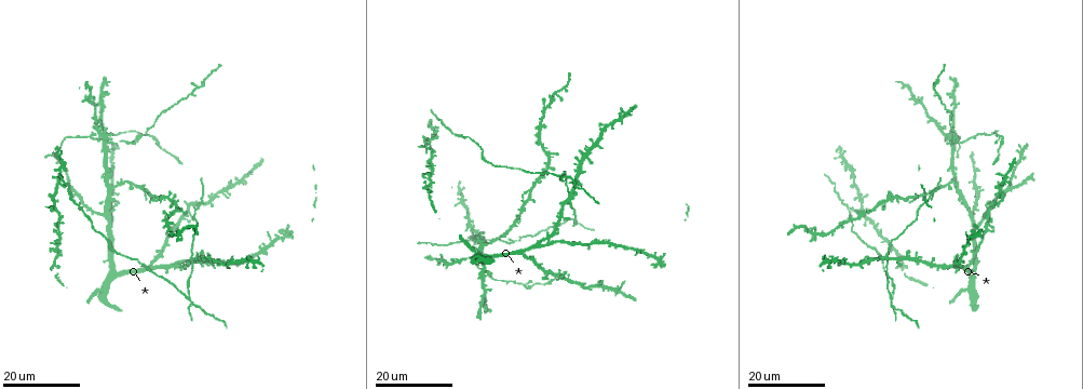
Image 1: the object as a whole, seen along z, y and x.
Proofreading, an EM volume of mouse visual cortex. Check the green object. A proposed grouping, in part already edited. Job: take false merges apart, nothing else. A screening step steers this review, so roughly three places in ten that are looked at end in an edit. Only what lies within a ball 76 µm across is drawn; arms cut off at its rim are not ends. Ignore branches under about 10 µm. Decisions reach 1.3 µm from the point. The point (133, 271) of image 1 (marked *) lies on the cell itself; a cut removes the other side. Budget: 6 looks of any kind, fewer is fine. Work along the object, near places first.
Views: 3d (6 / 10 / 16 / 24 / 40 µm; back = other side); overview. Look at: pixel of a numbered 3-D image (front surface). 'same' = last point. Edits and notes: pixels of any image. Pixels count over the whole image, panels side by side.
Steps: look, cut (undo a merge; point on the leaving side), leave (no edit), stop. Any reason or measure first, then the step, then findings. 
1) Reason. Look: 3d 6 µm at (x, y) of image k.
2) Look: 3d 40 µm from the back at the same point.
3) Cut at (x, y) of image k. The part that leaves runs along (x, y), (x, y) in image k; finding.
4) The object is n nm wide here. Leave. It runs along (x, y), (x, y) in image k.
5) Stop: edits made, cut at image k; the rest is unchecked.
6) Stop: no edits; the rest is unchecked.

Looks like a crossing. Look: 3d 24 µm at (545, 239) of image 1.

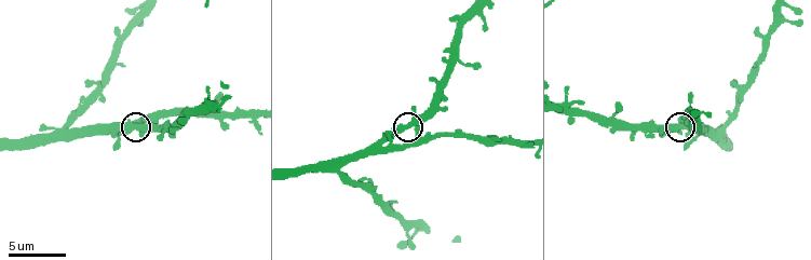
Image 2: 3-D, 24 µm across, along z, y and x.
Closer look. Look: 3d 10 µm at (139, 123) of image 2.

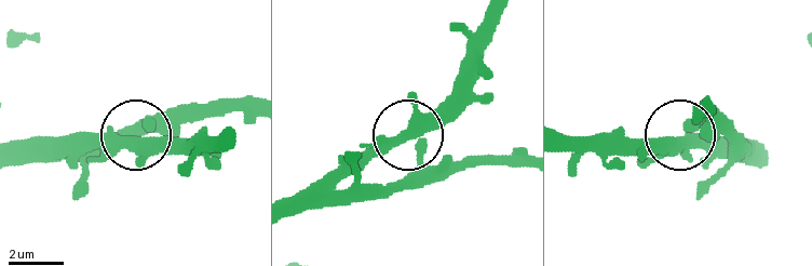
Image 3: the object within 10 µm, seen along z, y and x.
Leave. It runs along (292, 214), (407, 137), (423, 161), (449, 168) in image 3; continuous, no second cell.

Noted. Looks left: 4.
Two arms in line, one across. Look: 3d 24 µm at (889, 298) of image 1.

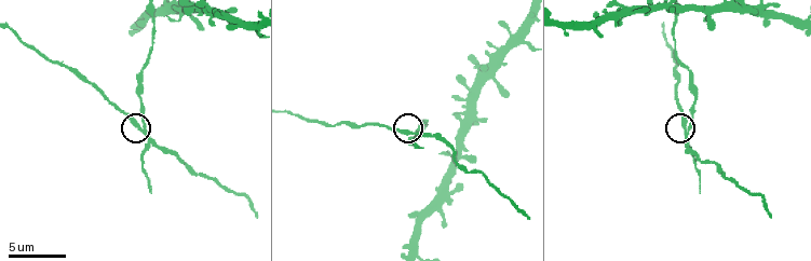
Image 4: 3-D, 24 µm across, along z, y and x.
Zoom in. Look: 3d 6 µm at (411, 134) of image 4.

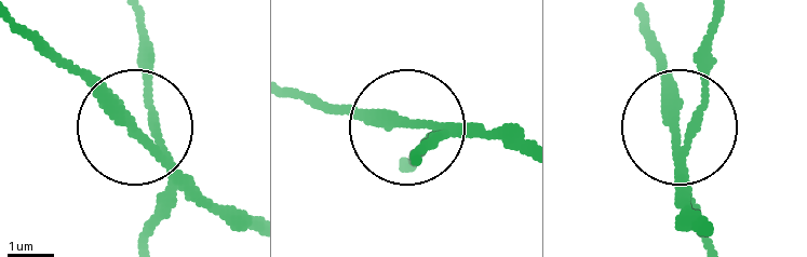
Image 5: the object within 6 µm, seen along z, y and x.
The object is 200 nm wide here. Cut at (151, 107) of image 5. The part that leaves runs along (172, 170), (137, 11) in image 5; a second cell is stuck on.

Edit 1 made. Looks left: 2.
Four or more arms meet. Look: 3d 10 µm at (708, 12) of image 4.

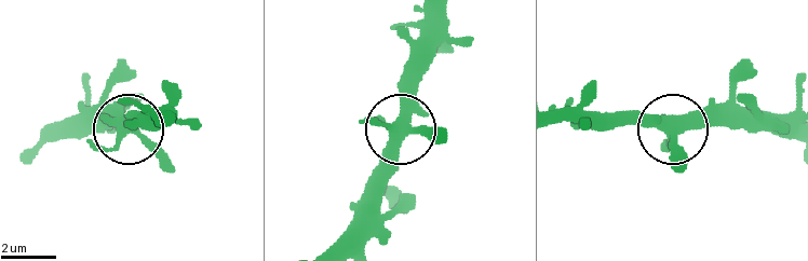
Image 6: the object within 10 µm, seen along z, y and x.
Look: 3d 10 µm from the back at (397, 124) of image 6.

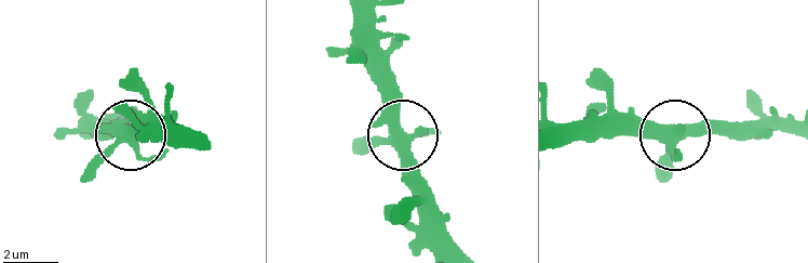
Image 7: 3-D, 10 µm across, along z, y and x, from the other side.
Leave. Continuous, no second cell.

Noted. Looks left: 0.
Stop: edits made, cut at image 5; the rest is unchecked.

